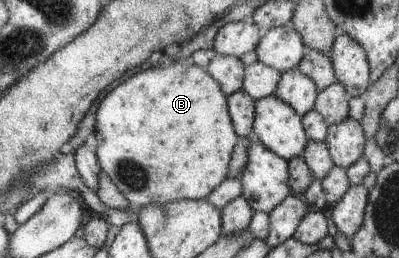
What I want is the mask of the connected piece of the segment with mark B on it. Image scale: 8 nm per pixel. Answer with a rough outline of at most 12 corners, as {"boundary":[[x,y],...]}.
{"boundary":[[174,61],[96,111],[137,211],[204,200],[239,140],[216,79]]}

